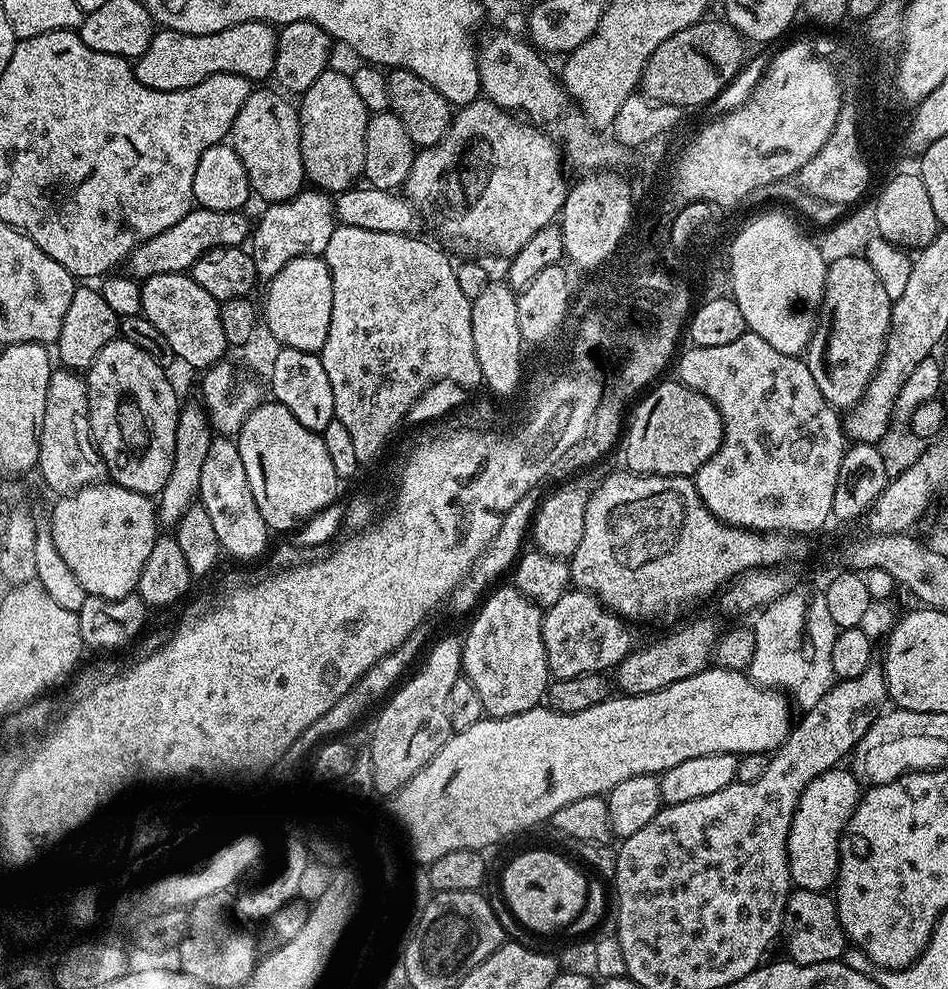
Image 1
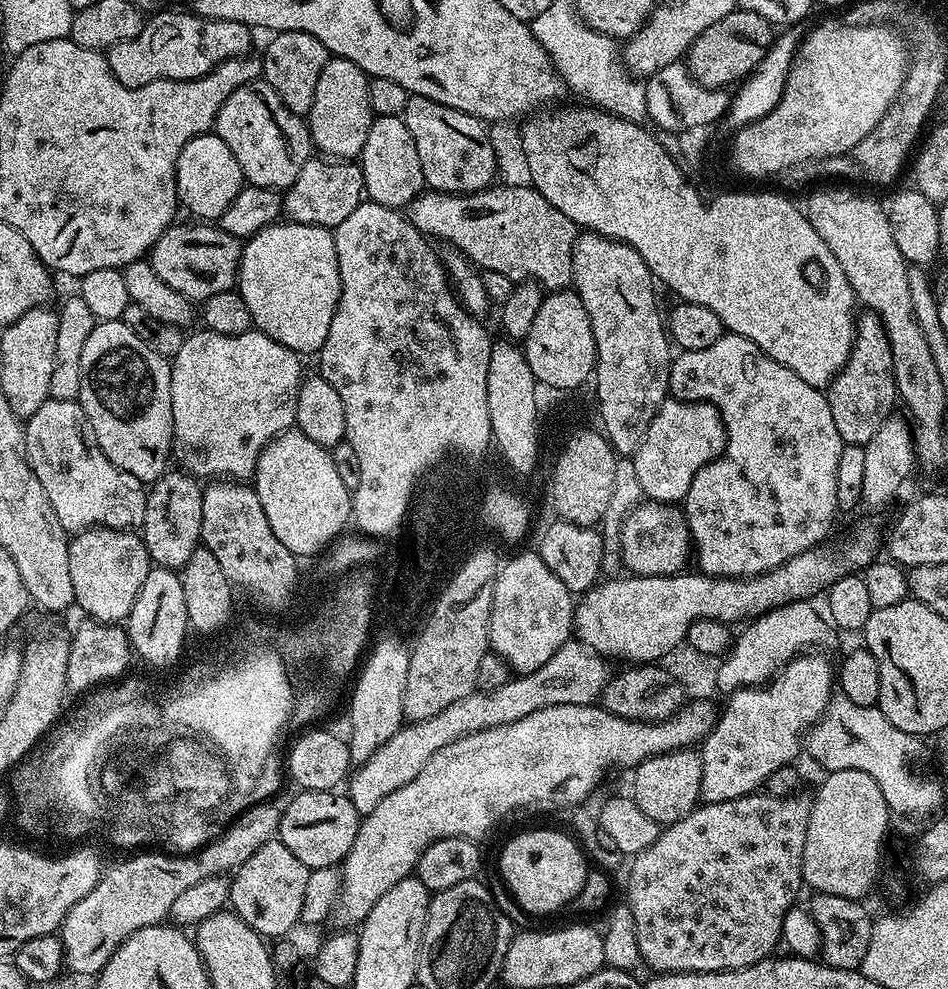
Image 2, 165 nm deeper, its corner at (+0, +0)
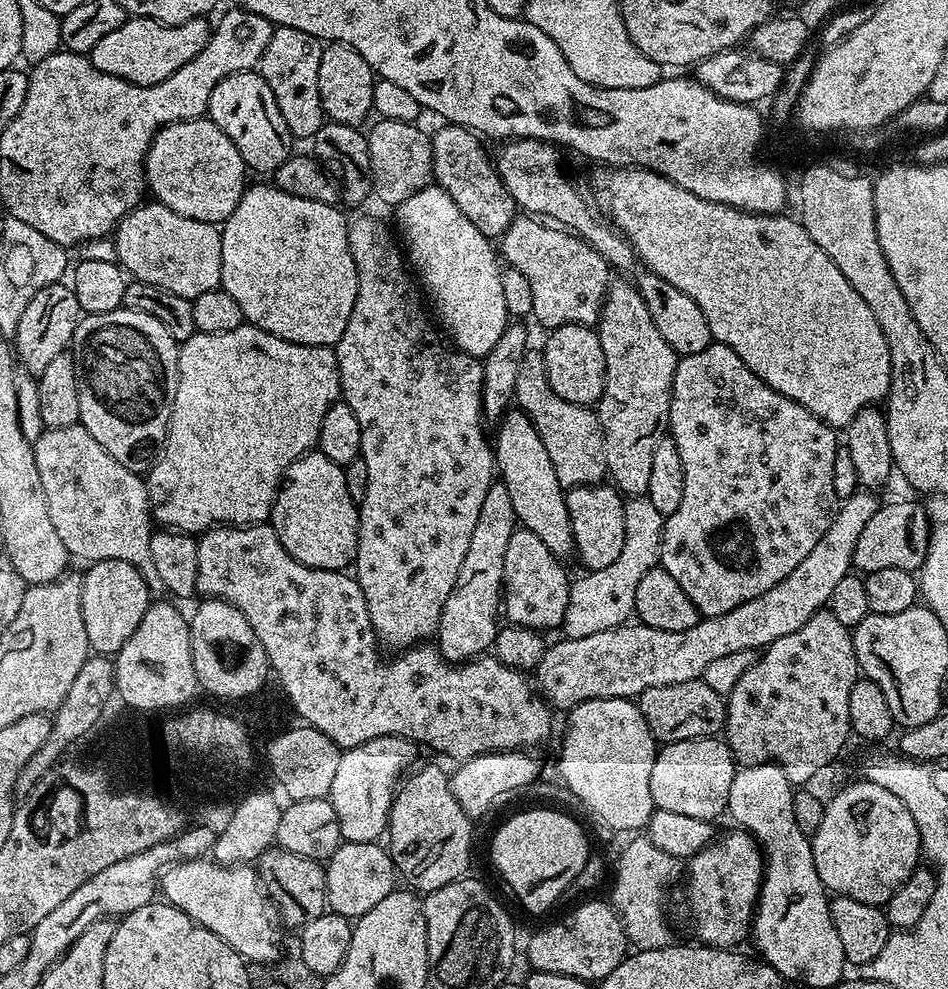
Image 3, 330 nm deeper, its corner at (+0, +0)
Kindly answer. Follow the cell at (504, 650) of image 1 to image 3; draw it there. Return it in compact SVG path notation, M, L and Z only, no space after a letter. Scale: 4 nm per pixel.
M521 527L510 534L502 589L502 616L509 625L517 624L537 630L561 627L563 615L566 614L570 577L560 564L563 564L561 557L546 550L538 534Z

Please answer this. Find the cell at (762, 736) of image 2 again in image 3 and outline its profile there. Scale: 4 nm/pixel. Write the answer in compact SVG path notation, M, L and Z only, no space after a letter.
M830 611L816 612L806 626L798 626L794 634L786 634L786 638L768 645L740 675L726 697L728 713L722 736L737 765L780 764L794 786L807 785L804 784L807 780L814 779L827 764L835 762L836 755L852 736L850 690L854 690L856 679L858 669L851 631Z

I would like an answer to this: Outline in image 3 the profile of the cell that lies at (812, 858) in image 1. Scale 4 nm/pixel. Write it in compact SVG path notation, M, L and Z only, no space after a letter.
M863 778L857 780L824 805L822 826L810 838L814 870L829 893L884 906L921 863L920 835L910 810L890 790Z

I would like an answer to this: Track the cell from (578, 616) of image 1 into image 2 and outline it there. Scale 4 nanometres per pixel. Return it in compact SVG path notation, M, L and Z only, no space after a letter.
M860 528L844 545L841 546L840 552L835 552L832 548L824 548L825 546L817 546L806 550L802 554L798 554L794 558L787 560L782 566L778 566L774 570L769 572L764 572L761 576L745 576L743 578L737 578L734 576L706 576L703 574L695 574L696 576L691 576L691 571L685 570L674 576L637 576L635 574L624 574L624 577L621 580L619 578L608 578L603 582L597 583L596 587L588 589L587 592L583 593L579 597L578 603L574 608L574 615L572 617L572 627L574 629L575 639L579 640L581 644L585 644L588 648L593 648L598 655L605 658L613 658L612 656L617 656L618 659L624 660L620 662L660 662L663 661L665 656L673 655L677 651L676 648L679 644L683 645L688 639L688 631L690 626L694 622L699 620L717 620L723 624L729 626L735 625L735 620L744 620L747 621L749 618L755 618L757 616L764 615L765 612L769 612L771 608L780 608L783 604L793 604L796 600L806 600L811 601L812 596L816 596L823 593L828 587L831 586L834 582L838 582L838 578L843 576L850 576L856 573L859 573L861 570L868 567L873 560L877 559L879 550L882 548L882 540L876 537L876 532L872 528Z

